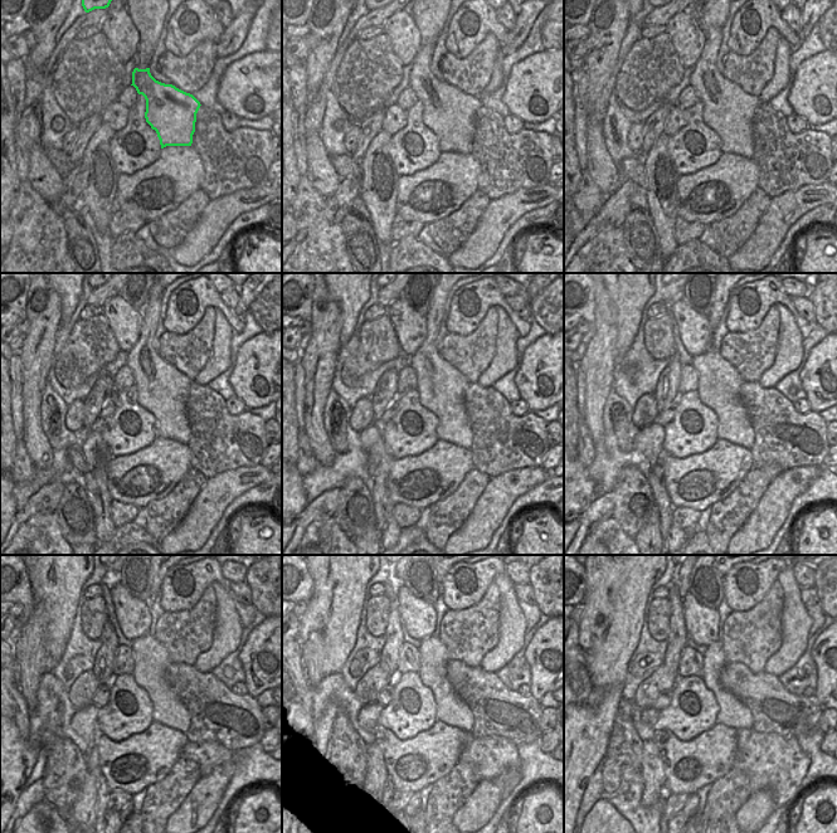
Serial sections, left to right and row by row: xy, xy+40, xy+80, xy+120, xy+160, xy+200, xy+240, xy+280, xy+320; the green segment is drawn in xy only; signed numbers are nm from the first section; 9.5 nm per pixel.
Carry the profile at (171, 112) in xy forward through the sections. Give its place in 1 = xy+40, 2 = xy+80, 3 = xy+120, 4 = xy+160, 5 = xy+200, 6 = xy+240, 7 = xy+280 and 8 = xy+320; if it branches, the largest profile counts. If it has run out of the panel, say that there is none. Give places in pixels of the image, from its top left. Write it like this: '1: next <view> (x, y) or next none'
1: next xy+40 (448, 112)
2: next xy+80 (728, 110)
3: next xy+120 (162, 390)
4: next xy+160 (441, 386)
5: next xy+200 (719, 383)
6: next xy+240 (151, 658)
7: next xy+280 (433, 656)
8: next xy+320 (731, 712)

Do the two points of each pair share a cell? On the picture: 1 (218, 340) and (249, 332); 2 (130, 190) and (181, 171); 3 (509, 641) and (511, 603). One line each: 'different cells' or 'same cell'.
1: different cells
2: same cell
3: same cell

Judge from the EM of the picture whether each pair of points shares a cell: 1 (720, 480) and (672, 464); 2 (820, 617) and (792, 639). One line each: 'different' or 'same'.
1: same
2: different

